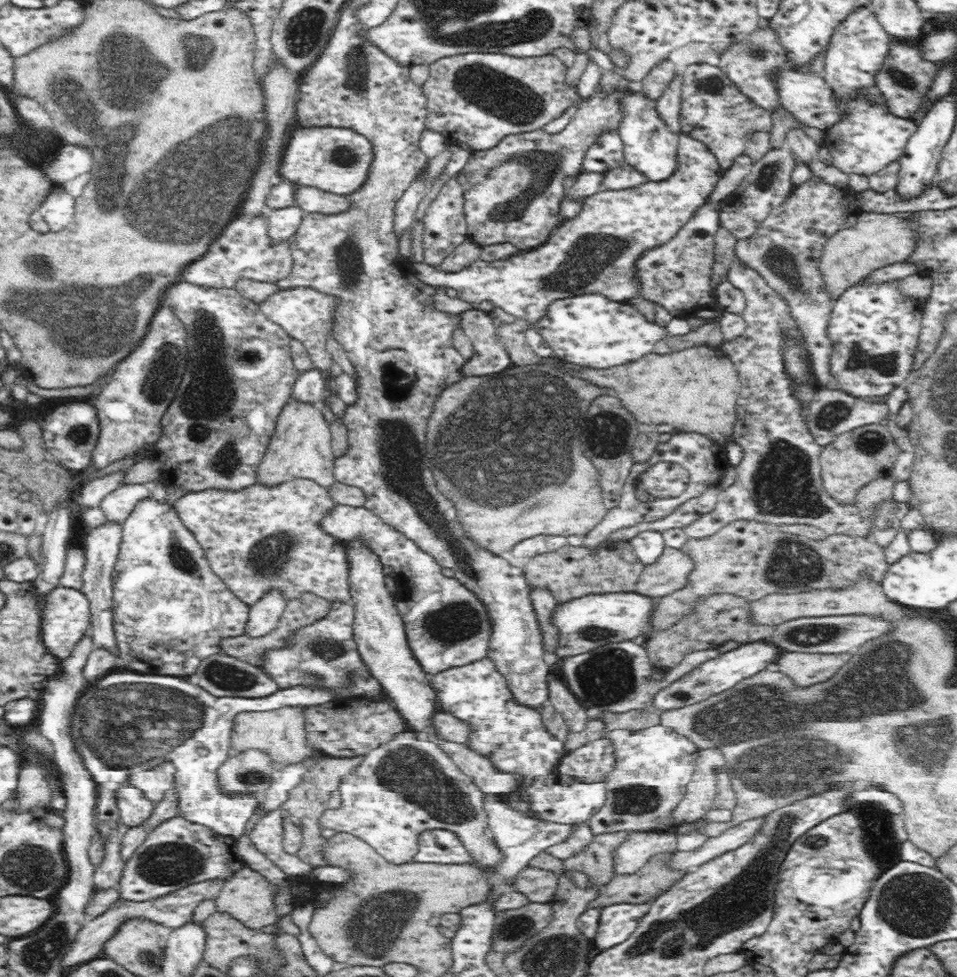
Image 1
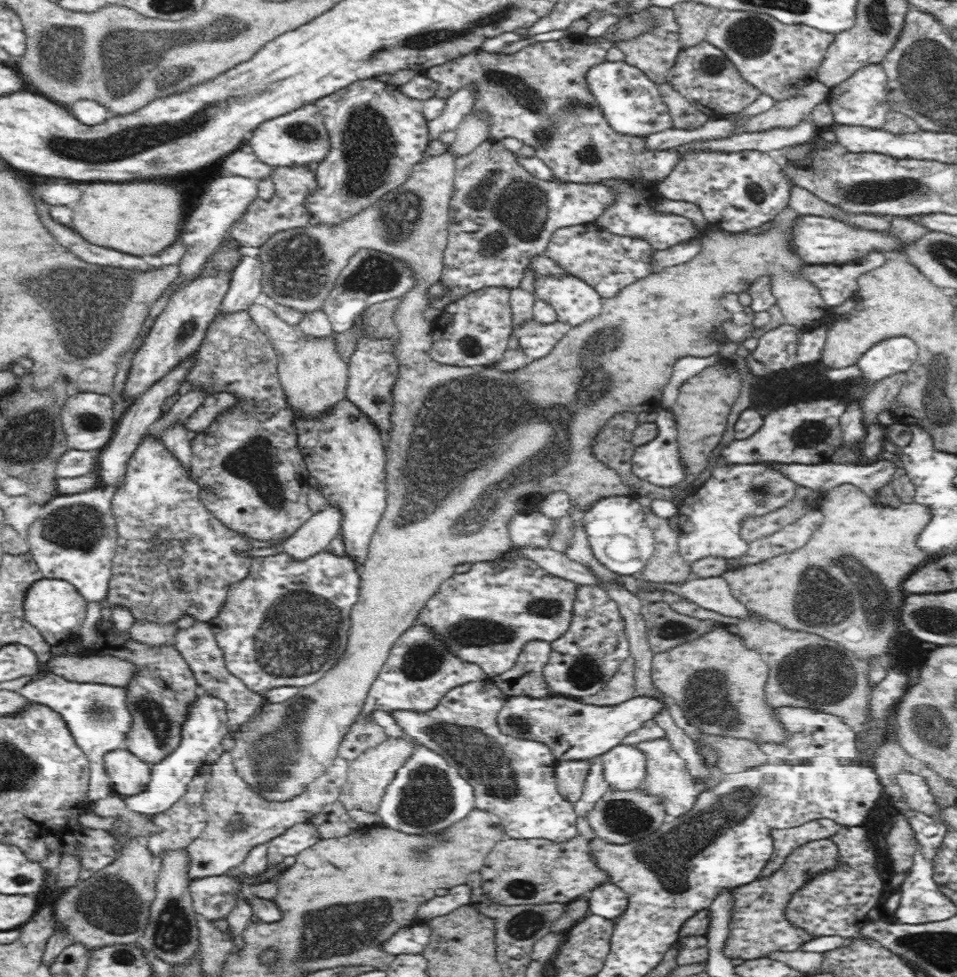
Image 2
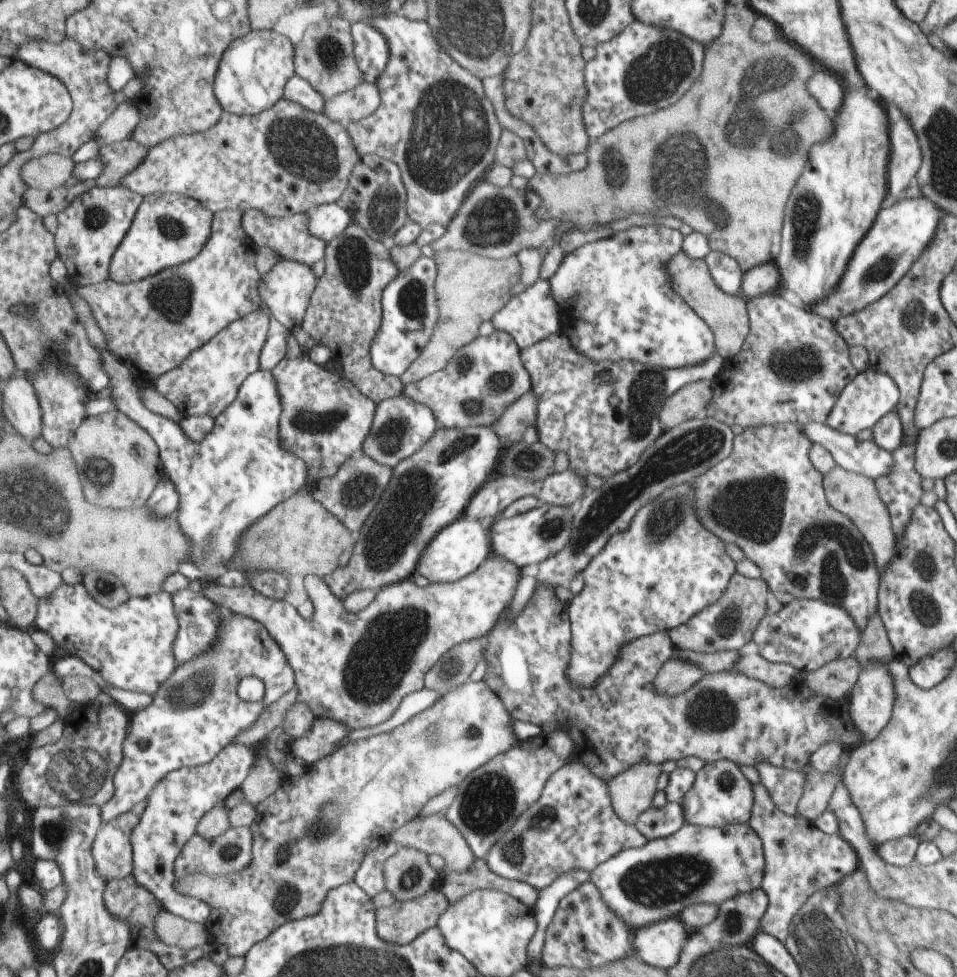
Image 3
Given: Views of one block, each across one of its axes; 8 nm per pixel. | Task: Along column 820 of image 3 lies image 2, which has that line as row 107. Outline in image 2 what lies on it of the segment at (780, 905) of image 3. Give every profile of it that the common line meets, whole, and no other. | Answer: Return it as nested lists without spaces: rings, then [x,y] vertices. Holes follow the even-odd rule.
[[[870,64],[866,68],[860,68],[850,80],[834,86],[828,96],[828,106],[832,110],[834,124],[882,130],[886,124],[886,116],[892,110],[886,96],[886,84],[888,84],[888,74],[884,72],[882,64]]]

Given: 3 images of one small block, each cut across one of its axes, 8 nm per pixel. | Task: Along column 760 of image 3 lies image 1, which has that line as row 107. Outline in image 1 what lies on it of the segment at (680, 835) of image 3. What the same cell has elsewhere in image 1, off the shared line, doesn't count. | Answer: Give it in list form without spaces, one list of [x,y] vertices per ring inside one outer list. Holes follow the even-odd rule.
[[[858,8],[854,14],[850,14],[834,32],[832,42],[826,50],[826,64],[822,78],[832,90],[834,102],[840,110],[840,120],[832,124],[826,132],[828,142],[832,142],[834,148],[828,148],[834,158],[834,166],[840,168],[844,174],[864,174],[872,176],[888,168],[890,164],[898,162],[910,138],[916,134],[918,126],[906,118],[900,120],[898,116],[890,114],[884,104],[878,104],[872,100],[872,92],[876,88],[876,76],[882,72],[888,56],[890,56],[890,44],[894,42],[894,36],[890,36],[876,14],[870,8]]]

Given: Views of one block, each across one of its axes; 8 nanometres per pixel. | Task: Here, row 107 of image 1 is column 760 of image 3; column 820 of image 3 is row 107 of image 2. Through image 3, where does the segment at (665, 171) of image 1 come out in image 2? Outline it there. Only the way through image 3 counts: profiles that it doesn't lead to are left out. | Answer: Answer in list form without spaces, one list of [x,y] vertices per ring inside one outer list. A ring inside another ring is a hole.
[[[604,62],[598,64],[598,68],[590,68],[586,80],[590,92],[600,104],[606,124],[610,124],[616,134],[648,138],[654,136],[654,132],[666,132],[674,128],[674,120],[670,116],[668,104],[664,102],[664,94],[660,92],[658,84],[646,76],[646,72],[640,72],[626,62]]]

